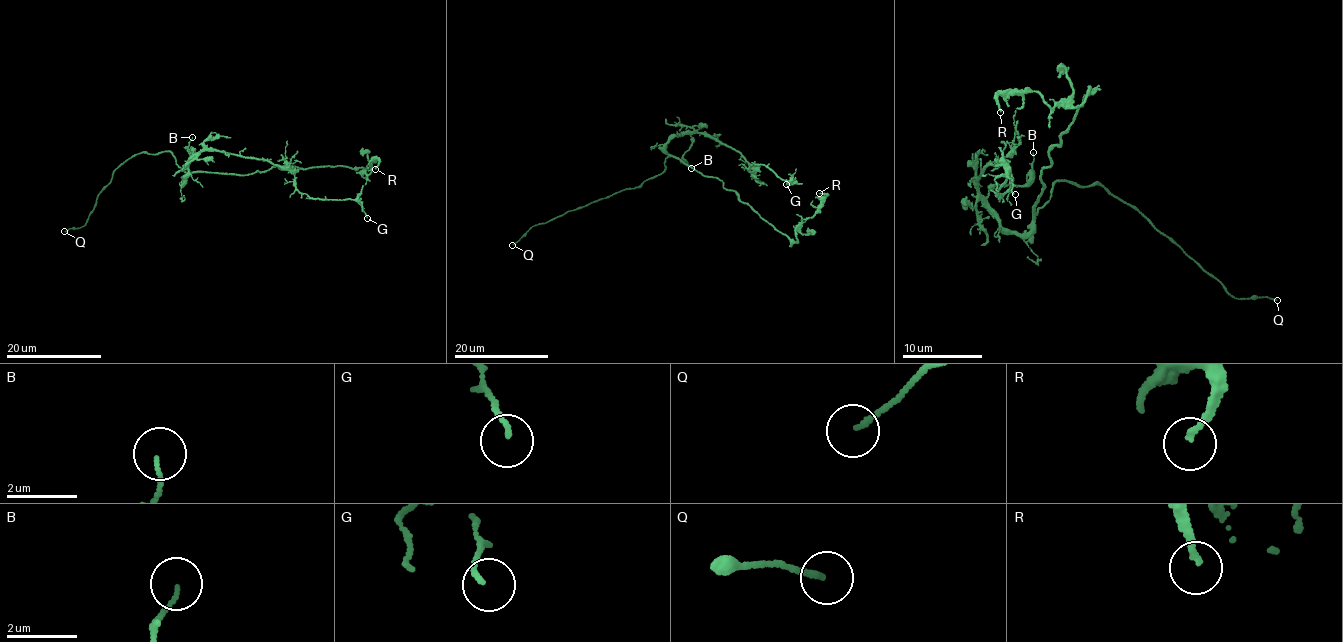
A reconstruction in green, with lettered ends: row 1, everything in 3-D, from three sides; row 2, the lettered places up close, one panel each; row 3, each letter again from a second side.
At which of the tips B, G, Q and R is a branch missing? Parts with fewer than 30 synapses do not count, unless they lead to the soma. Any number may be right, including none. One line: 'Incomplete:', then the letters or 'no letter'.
Incomplete: Q

